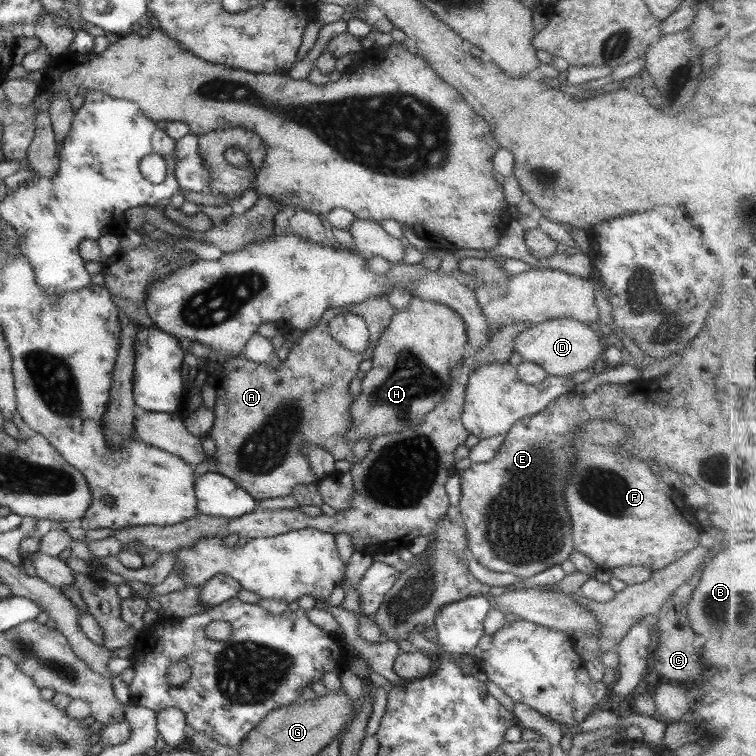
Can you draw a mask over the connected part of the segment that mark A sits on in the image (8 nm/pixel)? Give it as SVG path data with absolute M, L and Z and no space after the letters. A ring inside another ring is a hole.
M387 294L375 295L359 304L343 305L325 310L313 328L301 332L299 337L290 345L290 352L285 361L281 361L276 369L270 364L256 364L237 354L231 360L227 360L221 366L221 374L217 376L217 386L223 394L217 394L214 410L215 421L209 430L209 437L213 439L215 446L214 473L225 476L237 484L241 490L245 490L256 502L264 499L275 500L279 497L290 496L292 489L297 485L316 482L316 476L311 472L308 460L302 452L302 444L309 441L317 448L325 449L334 460L347 460L352 462L350 445L344 442L345 432L351 428L349 405L353 397L349 395L349 384L355 377L359 363L371 360L373 350L387 328L396 309L389 305ZM351 313L360 316L368 330L367 349L361 353L349 352L341 348L339 343L333 340L328 331L328 322L337 315Z

